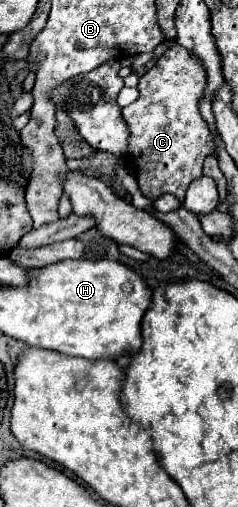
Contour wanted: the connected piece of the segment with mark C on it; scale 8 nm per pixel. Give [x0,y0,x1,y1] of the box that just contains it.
[123,44,215,202]

